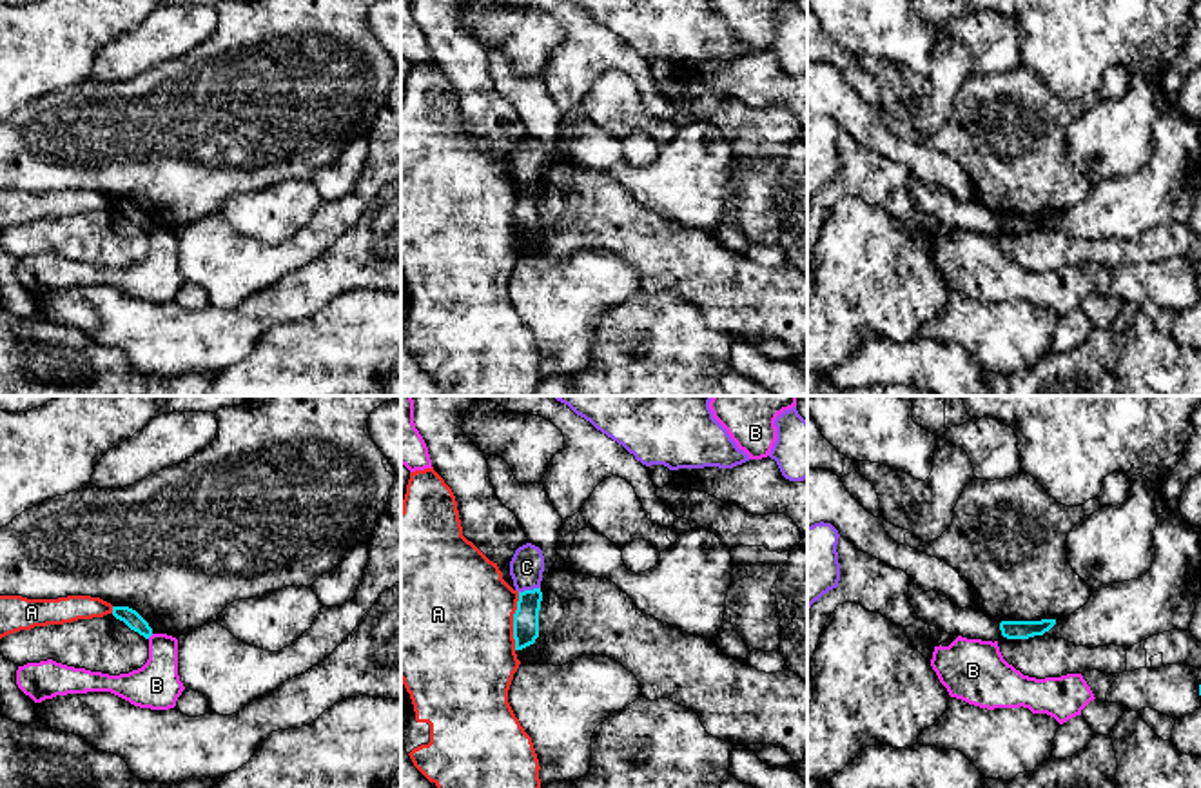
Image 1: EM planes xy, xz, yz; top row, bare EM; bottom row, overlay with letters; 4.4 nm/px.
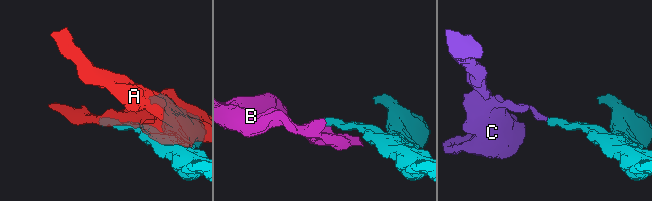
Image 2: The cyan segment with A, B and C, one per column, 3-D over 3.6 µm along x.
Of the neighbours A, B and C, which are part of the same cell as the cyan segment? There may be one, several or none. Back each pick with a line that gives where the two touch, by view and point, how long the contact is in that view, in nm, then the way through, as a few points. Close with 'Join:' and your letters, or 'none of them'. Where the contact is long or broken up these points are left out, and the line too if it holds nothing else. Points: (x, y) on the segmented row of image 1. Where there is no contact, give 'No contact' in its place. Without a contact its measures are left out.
Join: none of them

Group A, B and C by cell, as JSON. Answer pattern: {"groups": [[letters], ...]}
{"groups": [["A"], ["B"], ["C"]]}

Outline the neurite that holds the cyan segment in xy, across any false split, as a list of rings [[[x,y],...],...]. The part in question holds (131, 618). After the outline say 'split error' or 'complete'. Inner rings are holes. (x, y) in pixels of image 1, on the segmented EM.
[[[112,606],[112,616],[123,621],[131,630],[138,632],[145,639],[152,635],[152,628],[136,610],[129,606]]] | complete

